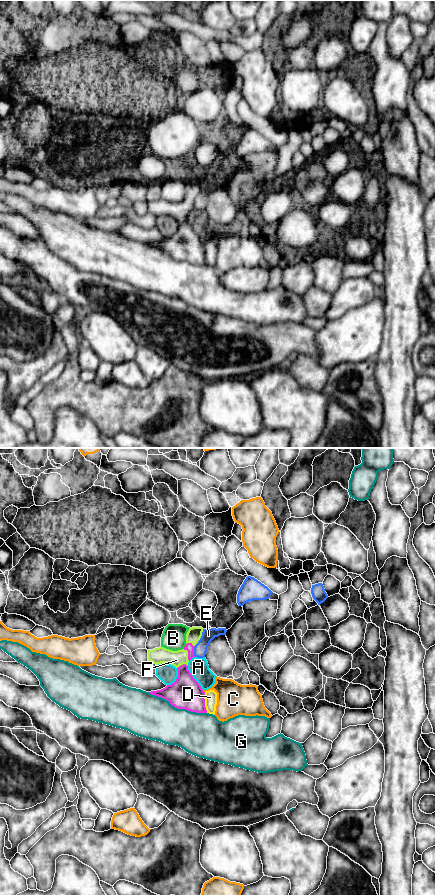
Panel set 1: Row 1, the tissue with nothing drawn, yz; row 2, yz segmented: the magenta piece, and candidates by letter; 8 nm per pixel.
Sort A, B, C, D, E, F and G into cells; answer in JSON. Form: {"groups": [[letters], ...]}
{"groups": [["A"], ["B"], ["C"], ["D"], ["E"], ["F"], ["G"]]}

